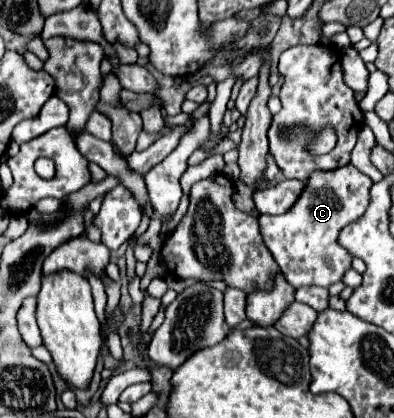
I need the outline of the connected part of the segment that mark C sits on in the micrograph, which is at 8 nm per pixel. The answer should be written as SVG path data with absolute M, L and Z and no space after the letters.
M352 164L332 170L332 172L314 172L308 180L306 190L302 192L298 202L292 206L292 210L288 210L286 214L280 214L280 216L260 216L258 218L260 234L264 236L264 244L272 252L272 256L278 262L288 284L292 284L294 288L302 288L302 286L330 288L332 284L342 282L344 272L352 268L352 254L344 246L338 244L338 234L348 222L354 222L356 218L360 218L364 214L364 210L370 202L370 196L368 196L370 186L372 186L372 180L366 174L352 168Z

